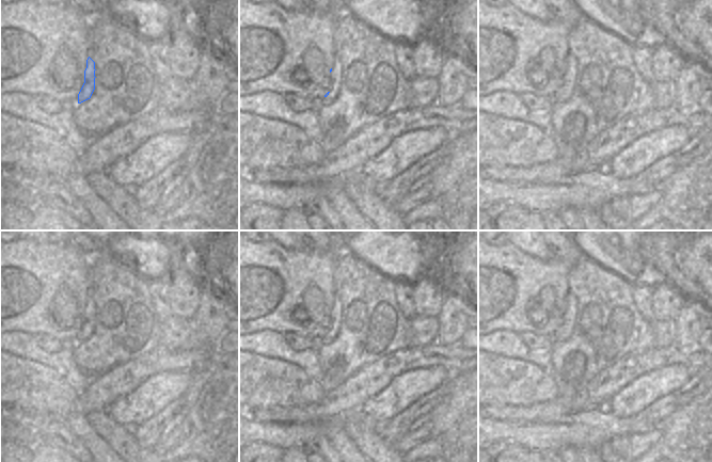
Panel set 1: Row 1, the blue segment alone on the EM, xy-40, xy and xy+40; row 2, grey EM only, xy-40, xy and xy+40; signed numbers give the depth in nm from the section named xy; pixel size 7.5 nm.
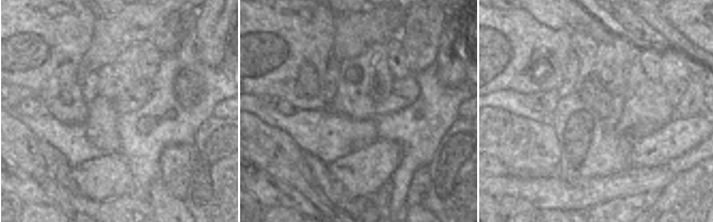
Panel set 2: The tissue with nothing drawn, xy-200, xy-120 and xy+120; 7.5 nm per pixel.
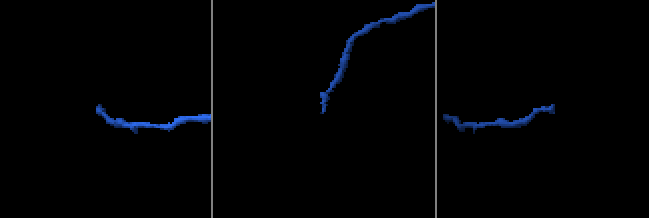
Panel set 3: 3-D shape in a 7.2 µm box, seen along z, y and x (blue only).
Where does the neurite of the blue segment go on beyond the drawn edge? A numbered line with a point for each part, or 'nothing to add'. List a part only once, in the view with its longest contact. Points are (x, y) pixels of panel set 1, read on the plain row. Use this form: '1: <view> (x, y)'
1: xy (330, 323)

